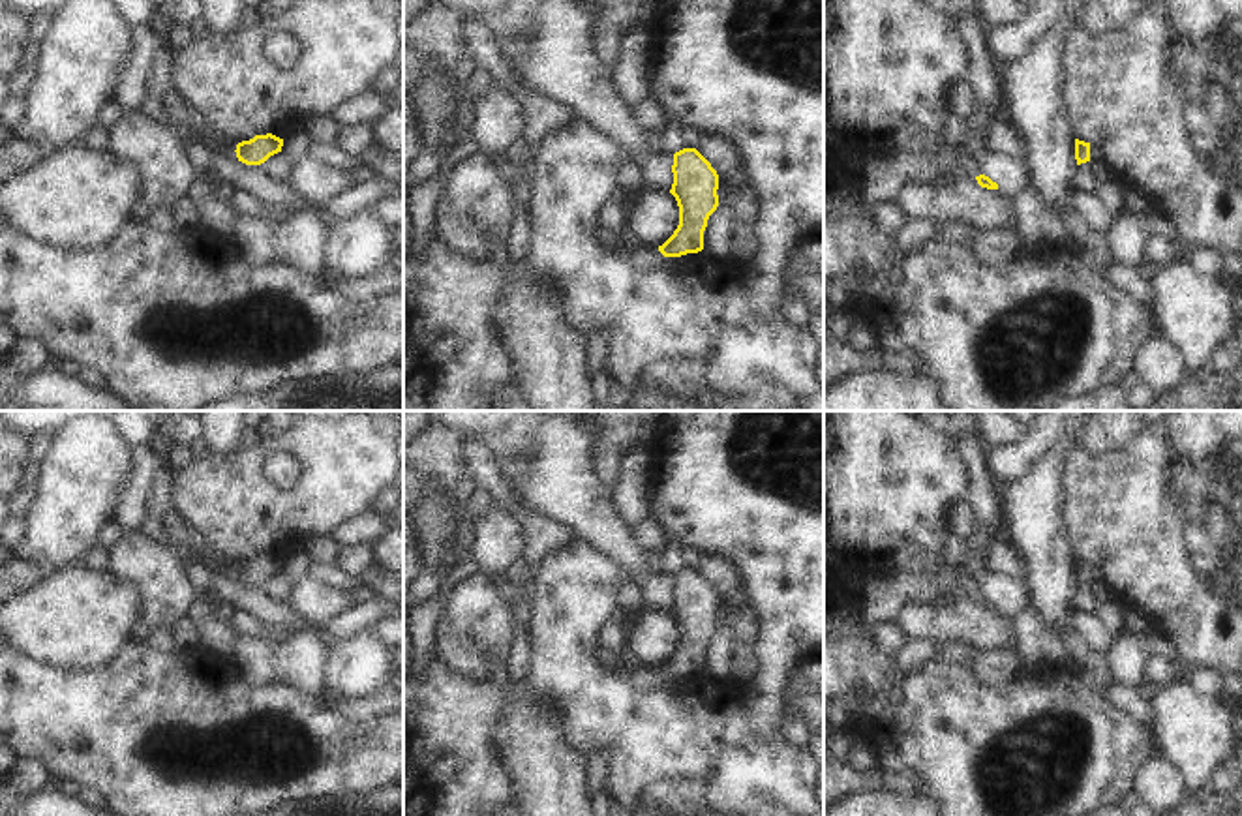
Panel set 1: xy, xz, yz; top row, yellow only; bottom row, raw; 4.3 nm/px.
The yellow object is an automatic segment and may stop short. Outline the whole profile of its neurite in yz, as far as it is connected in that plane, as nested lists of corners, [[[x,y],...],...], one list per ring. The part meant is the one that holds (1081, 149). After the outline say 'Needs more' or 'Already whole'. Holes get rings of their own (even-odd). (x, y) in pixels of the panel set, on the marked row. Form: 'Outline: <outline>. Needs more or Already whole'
Outline: [[[1075,139],[1075,159],[1077,165],[1103,161],[1103,150],[1094,143]]]. Needs more

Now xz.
Outline: [[[683,148],[674,154],[674,184],[670,193],[679,206],[679,225],[659,248],[644,246],[629,255],[634,270],[649,270],[668,257],[681,257],[704,249],[704,231],[719,206],[719,174],[696,150]]]. Needs more

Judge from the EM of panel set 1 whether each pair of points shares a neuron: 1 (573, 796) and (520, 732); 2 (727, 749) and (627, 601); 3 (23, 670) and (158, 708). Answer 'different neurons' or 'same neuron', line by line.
1: same neuron
2: different neurons
3: same neuron

